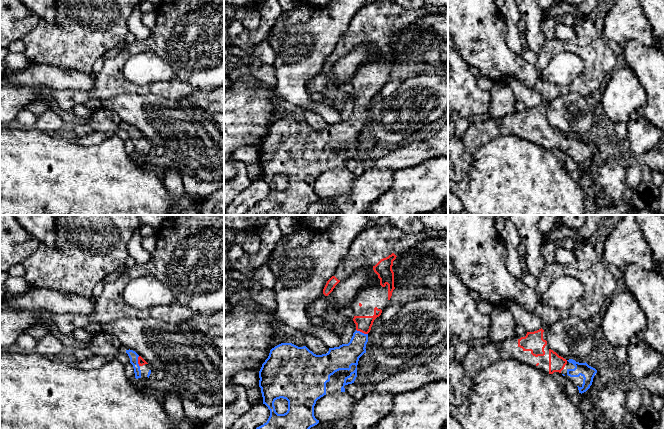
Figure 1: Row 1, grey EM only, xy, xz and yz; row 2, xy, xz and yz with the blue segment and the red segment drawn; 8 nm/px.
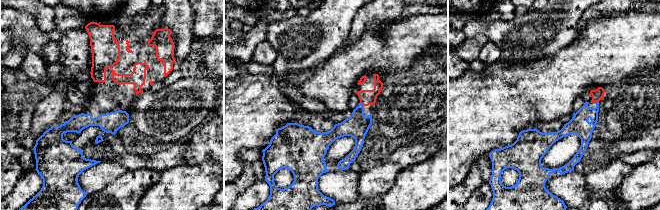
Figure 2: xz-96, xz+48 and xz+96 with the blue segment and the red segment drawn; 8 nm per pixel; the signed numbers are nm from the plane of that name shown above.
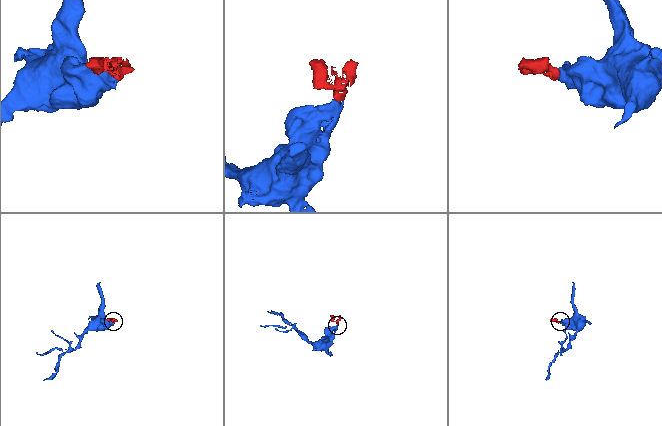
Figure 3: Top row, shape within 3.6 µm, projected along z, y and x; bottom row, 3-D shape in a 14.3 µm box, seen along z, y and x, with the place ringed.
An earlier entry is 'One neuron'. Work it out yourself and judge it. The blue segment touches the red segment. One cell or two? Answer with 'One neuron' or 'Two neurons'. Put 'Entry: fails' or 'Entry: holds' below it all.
One neuron
Entry: holds

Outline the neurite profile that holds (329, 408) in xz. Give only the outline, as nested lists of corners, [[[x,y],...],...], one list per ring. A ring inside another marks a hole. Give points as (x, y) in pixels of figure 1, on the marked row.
[[[346,392],[324,395],[316,401],[314,416],[319,422],[343,420],[349,416],[355,401],[356,399]]]

